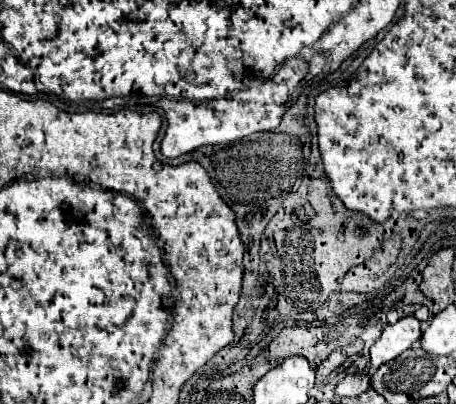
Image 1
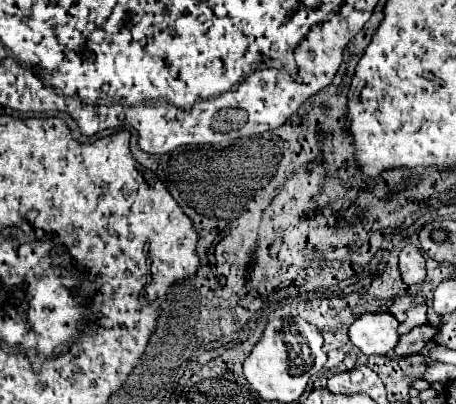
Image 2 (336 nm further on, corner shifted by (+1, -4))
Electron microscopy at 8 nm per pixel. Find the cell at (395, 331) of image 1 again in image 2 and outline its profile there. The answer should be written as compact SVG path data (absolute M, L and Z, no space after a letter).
M371 312L359 316L349 326L351 342L367 356L387 354L399 342L397 318L389 312Z

